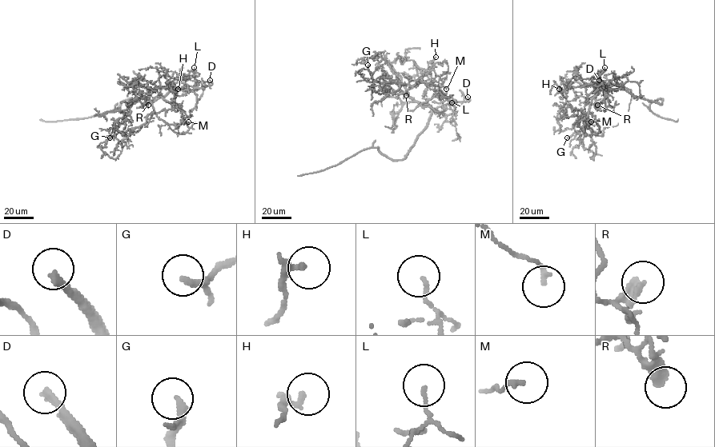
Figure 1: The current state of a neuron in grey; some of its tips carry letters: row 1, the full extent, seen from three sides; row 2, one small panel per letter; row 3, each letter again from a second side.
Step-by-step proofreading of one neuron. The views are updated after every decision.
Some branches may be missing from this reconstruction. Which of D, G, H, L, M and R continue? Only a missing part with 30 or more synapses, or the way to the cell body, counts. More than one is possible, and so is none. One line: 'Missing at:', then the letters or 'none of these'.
Missing at: none of these

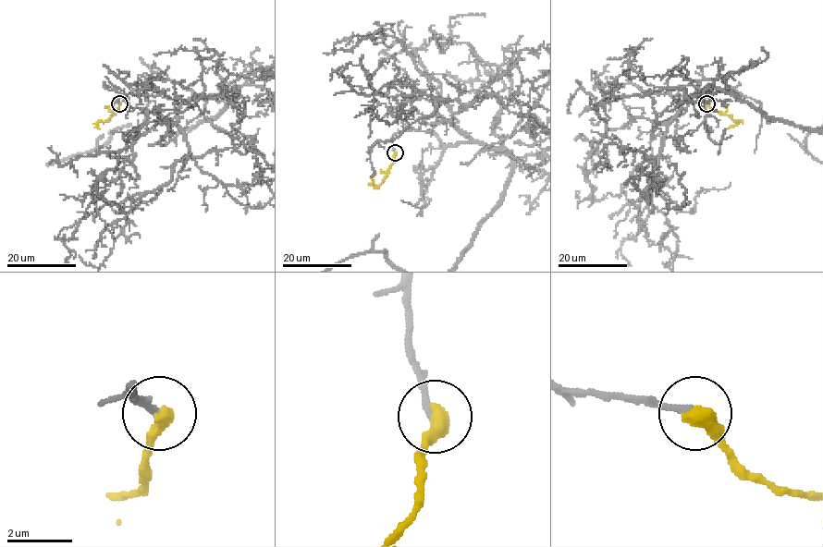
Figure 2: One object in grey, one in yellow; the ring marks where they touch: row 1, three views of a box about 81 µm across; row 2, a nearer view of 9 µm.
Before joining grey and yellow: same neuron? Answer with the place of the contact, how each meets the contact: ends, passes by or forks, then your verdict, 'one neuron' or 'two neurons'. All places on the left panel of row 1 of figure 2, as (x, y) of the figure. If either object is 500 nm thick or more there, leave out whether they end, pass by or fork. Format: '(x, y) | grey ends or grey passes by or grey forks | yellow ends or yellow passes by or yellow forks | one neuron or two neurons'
(119, 103) | one neuron

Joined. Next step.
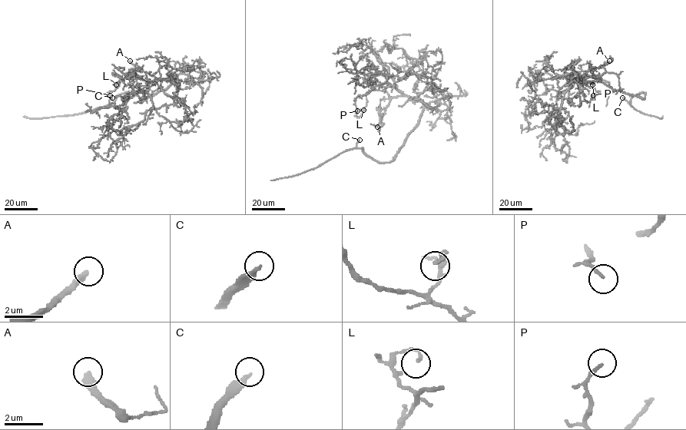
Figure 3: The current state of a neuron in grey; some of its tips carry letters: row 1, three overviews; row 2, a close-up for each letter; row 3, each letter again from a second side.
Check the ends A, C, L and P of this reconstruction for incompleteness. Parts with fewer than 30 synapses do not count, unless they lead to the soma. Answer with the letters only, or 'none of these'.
A, C

